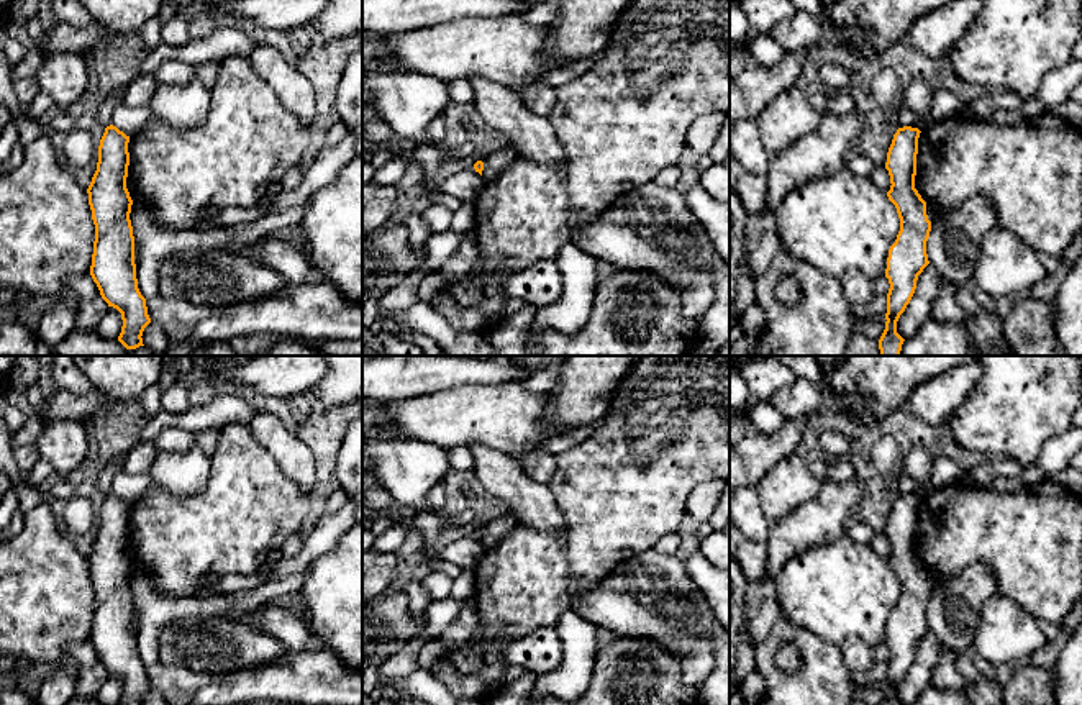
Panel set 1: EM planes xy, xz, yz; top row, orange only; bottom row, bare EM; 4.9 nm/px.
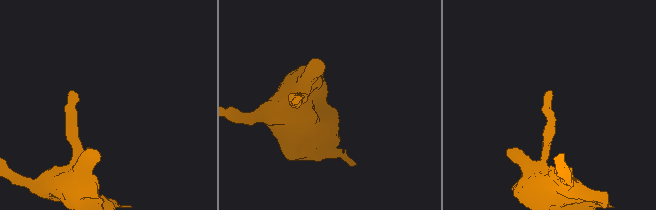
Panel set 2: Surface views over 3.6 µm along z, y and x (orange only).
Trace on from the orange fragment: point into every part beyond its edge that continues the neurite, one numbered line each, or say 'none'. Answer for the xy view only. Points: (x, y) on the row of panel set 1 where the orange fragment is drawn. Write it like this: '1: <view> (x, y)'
none

